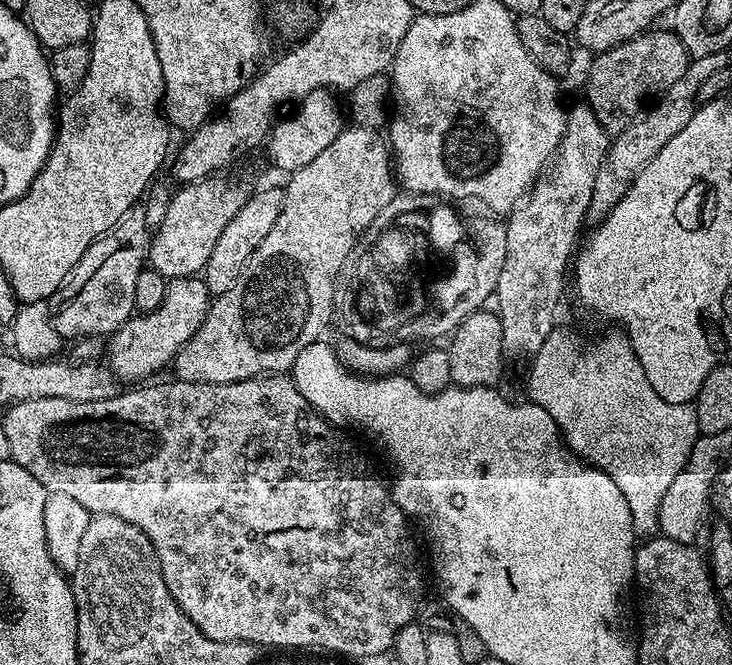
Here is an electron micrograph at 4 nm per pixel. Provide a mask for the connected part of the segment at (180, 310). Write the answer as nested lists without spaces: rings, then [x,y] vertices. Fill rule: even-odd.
[[[183,276],[168,280],[163,304],[152,312],[133,315],[121,328],[116,329],[107,337],[108,360],[106,366],[121,382],[144,382],[155,372],[171,365],[177,352],[202,326],[208,313],[210,293],[200,276]]]

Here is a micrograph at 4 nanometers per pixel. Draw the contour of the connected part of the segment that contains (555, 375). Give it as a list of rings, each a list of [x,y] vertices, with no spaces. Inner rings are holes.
[[[557,326],[546,342],[542,342],[529,364],[532,365],[528,368],[527,399],[542,406],[542,410],[554,418],[564,443],[575,456],[614,478],[618,490],[622,490],[622,498],[626,498],[630,506],[637,537],[651,538],[657,535],[660,530],[658,510],[662,506],[662,498],[666,490],[670,490],[674,478],[678,478],[686,466],[690,450],[702,434],[695,407],[691,403],[666,402],[660,397],[654,386],[650,386],[632,344],[623,331],[608,332],[590,341],[584,348],[583,342],[570,329]]]

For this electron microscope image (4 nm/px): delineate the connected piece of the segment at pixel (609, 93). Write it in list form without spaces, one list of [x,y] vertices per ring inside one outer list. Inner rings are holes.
[[[645,30],[640,35],[591,57],[586,103],[609,134],[621,132],[627,124],[631,124],[637,113],[645,107],[644,99],[652,91],[655,93],[657,90],[668,88],[678,82],[682,74],[686,74],[690,59],[686,46],[672,30],[656,31]]]

